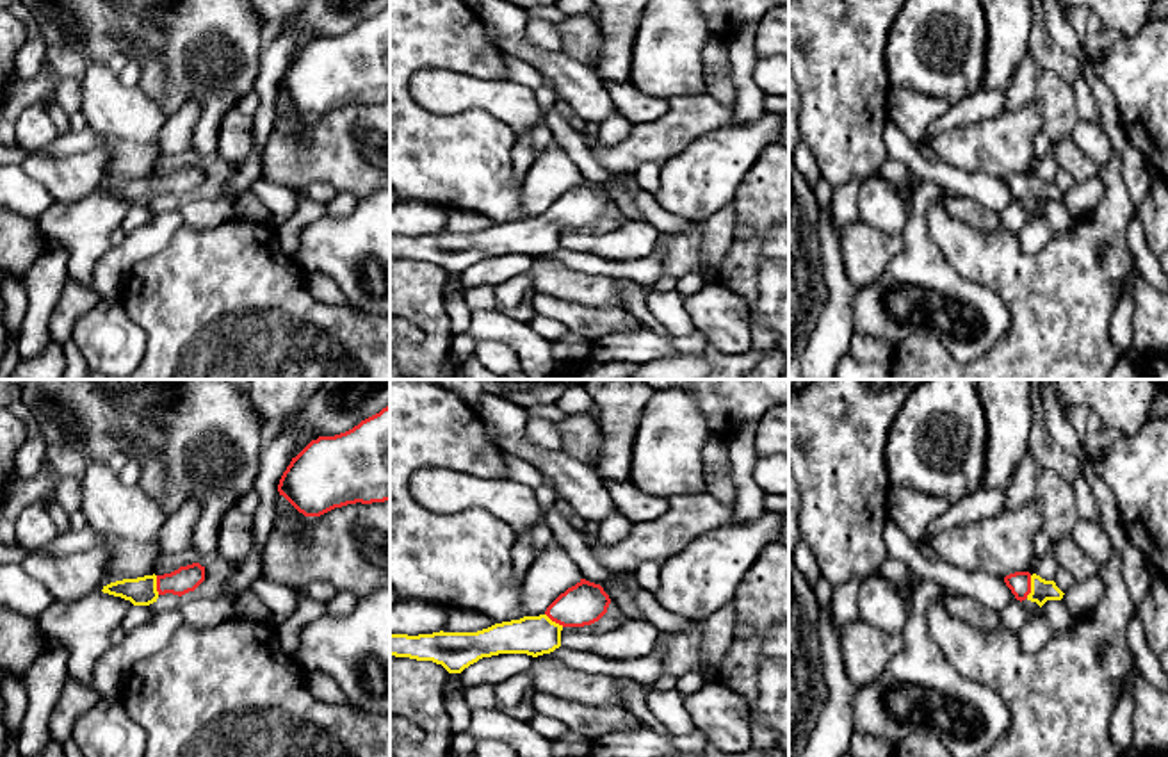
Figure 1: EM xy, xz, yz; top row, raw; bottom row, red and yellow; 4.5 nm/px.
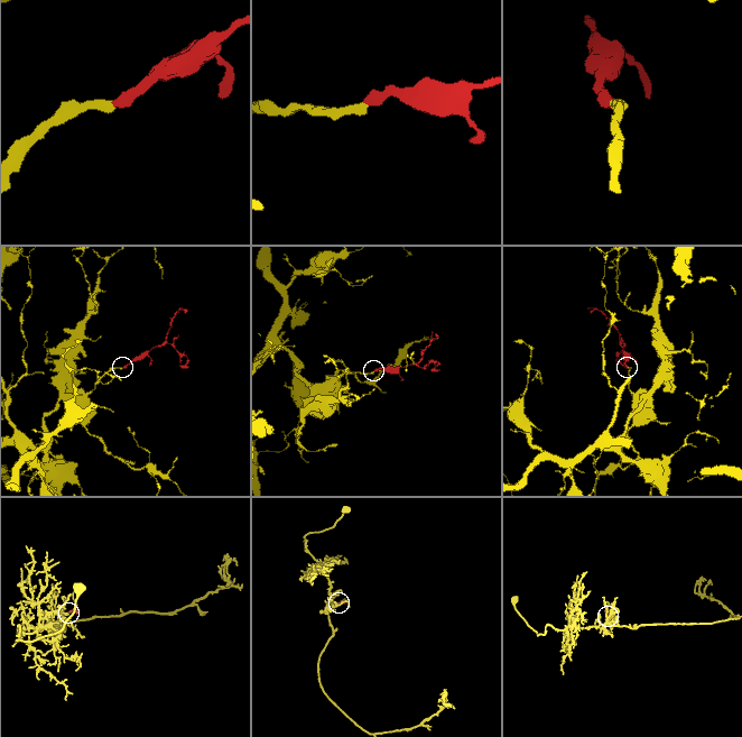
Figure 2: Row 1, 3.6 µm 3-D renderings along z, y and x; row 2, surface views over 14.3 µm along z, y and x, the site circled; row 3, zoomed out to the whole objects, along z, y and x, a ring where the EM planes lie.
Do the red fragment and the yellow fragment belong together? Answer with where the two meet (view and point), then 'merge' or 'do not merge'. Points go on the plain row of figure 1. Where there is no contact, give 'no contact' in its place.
yz (1030, 187) | merge

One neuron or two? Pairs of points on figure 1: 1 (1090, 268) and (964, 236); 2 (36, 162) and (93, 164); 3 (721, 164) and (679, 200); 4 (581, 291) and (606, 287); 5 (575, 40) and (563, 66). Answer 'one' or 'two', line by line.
1: one
2: one
3: one
4: one
5: two

